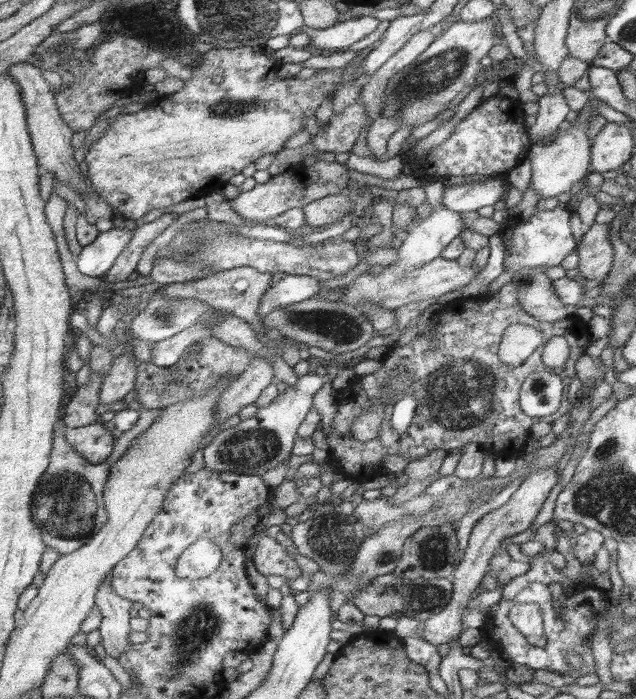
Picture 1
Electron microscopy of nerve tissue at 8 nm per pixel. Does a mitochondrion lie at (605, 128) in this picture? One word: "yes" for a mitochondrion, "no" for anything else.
no

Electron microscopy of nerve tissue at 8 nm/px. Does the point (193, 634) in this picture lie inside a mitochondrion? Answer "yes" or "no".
yes

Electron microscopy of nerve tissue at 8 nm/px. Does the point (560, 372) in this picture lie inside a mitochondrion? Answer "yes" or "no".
no

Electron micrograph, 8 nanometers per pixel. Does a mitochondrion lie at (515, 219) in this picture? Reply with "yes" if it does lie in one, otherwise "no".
no

